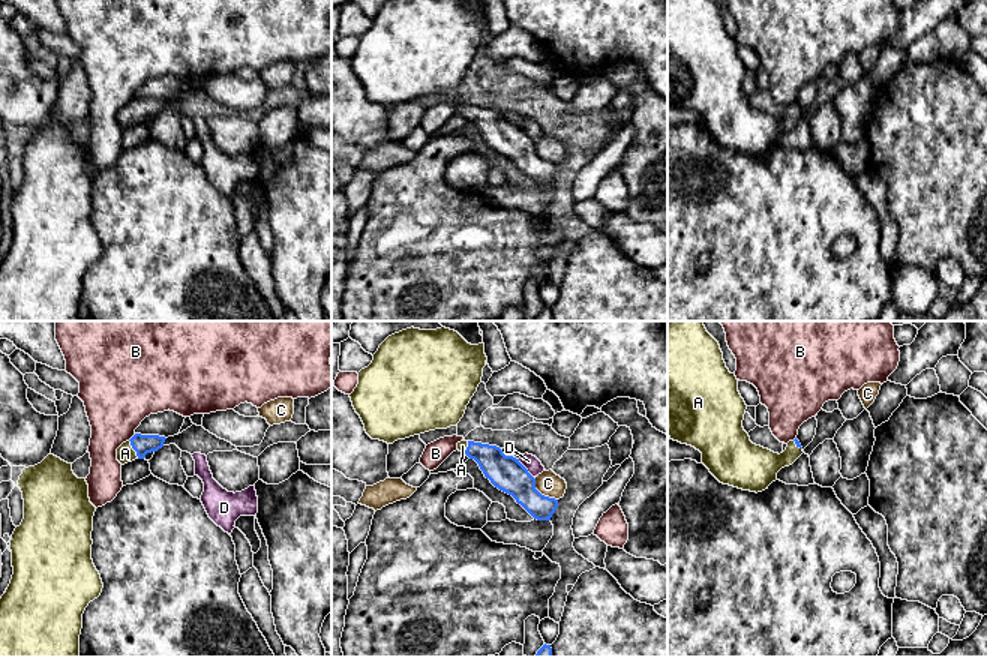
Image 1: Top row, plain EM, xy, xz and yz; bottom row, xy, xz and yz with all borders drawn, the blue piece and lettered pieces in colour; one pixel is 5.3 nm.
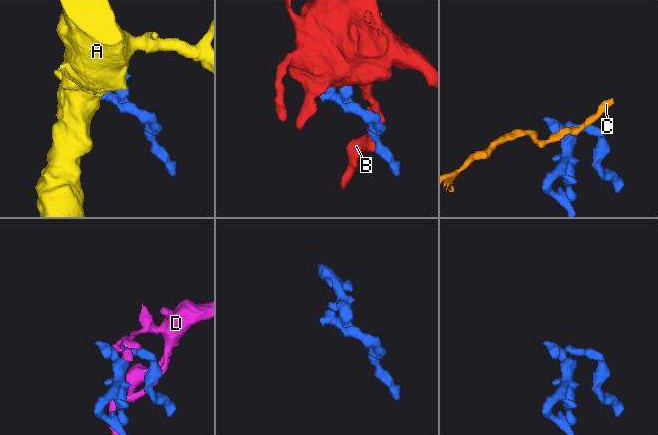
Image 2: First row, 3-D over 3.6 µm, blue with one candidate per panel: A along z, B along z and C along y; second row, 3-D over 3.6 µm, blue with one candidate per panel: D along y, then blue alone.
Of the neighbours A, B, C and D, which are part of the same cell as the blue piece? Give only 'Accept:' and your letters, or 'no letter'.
Accept: A

